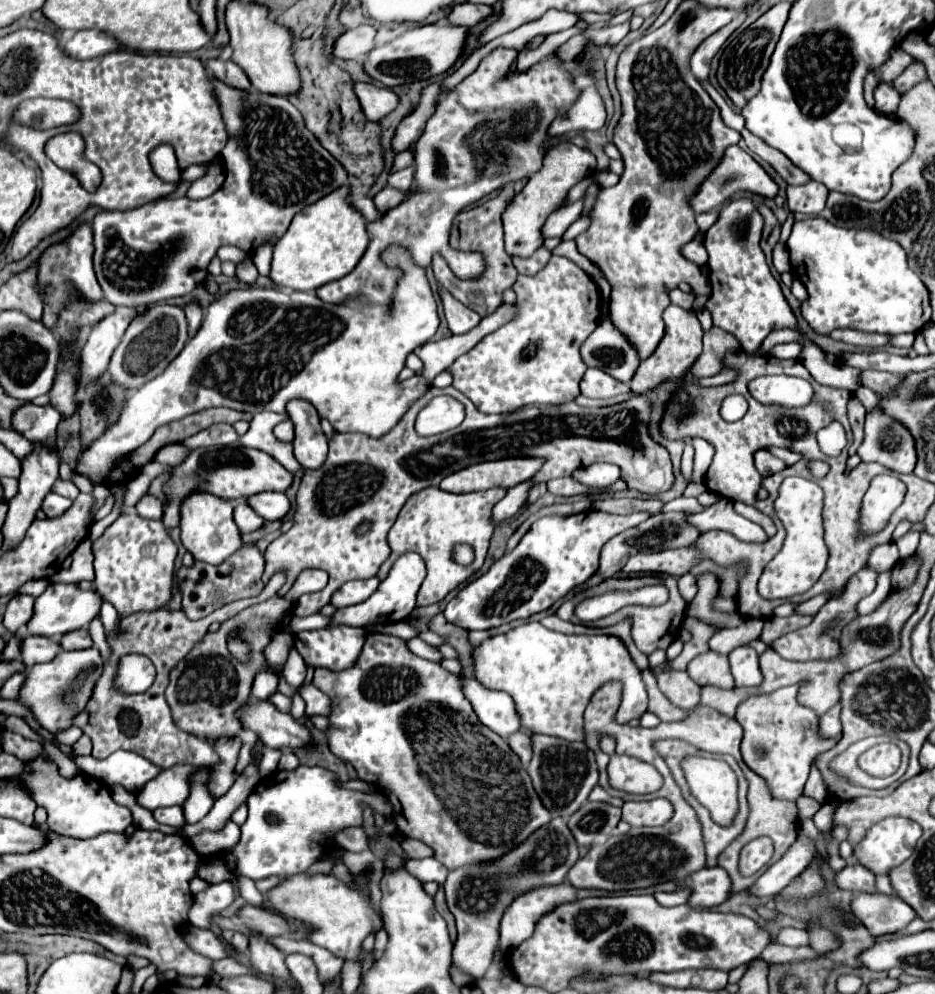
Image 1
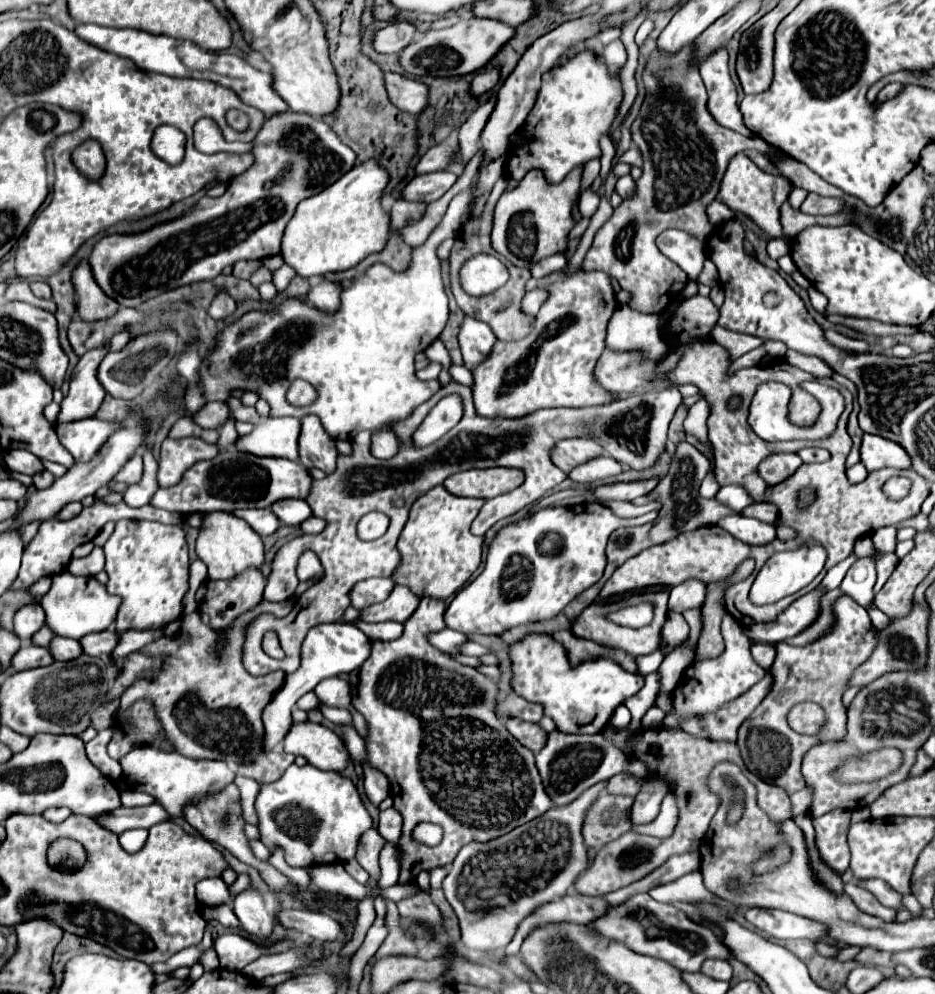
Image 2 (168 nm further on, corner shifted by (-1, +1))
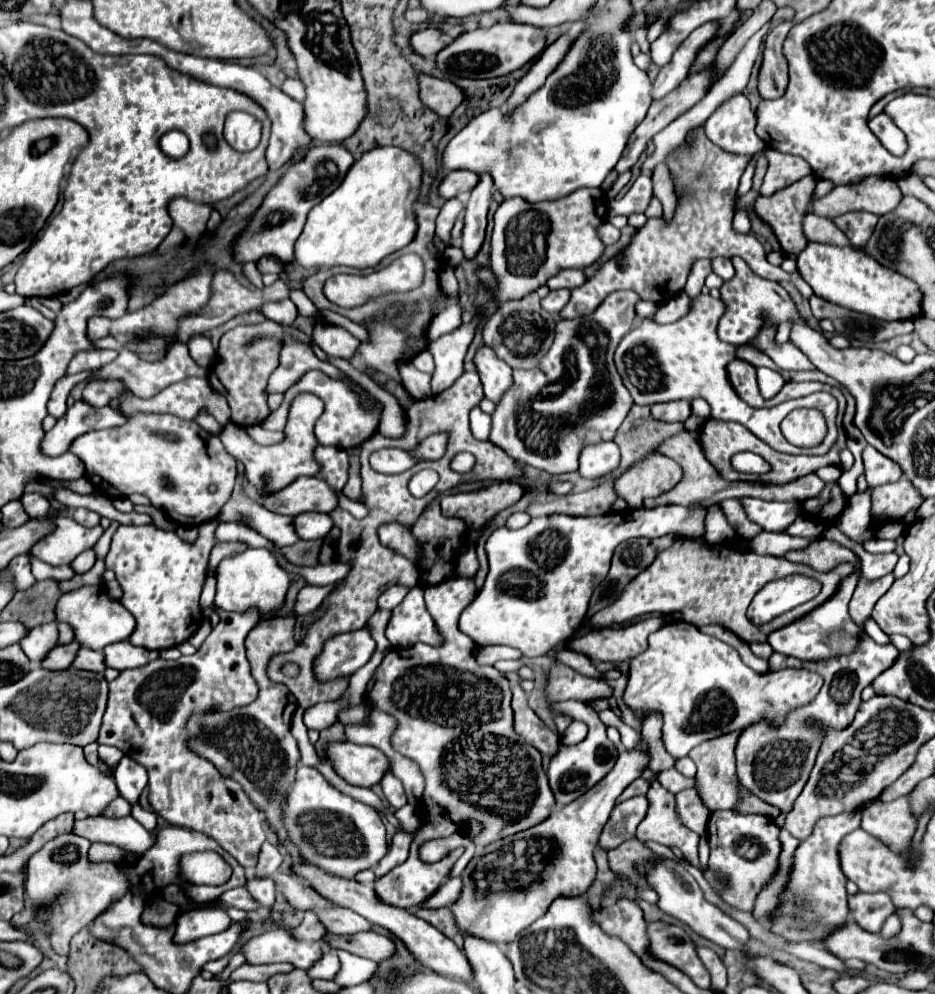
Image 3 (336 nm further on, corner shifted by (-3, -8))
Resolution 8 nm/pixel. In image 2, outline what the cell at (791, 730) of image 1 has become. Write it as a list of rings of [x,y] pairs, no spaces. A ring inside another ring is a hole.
[[[841,596],[833,604],[833,626],[819,640],[805,646],[777,644],[777,658],[773,664],[773,688],[763,698],[763,702],[753,710],[753,714],[741,724],[737,744],[741,748],[741,758],[745,766],[761,776],[769,784],[785,788],[787,794],[805,788],[805,778],[801,774],[801,760],[807,750],[821,742],[837,742],[847,734],[847,710],[841,704],[841,694],[847,690],[845,678],[867,660],[873,650],[873,638],[877,630],[863,606],[859,606],[851,596]],[[799,702],[815,702],[825,712],[825,724],[819,734],[799,734],[787,724],[789,710]]]

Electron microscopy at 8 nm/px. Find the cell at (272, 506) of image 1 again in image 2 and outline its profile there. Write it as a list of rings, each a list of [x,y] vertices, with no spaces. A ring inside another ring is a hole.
[[[305,500],[273,502],[271,512],[281,520],[281,524],[287,524],[287,526],[299,526],[305,518],[311,516],[309,504]]]

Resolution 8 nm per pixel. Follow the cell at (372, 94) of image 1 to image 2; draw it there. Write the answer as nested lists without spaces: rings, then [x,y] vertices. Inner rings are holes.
[[[383,74],[385,80],[385,90],[389,96],[389,102],[399,108],[405,110],[409,114],[419,114],[425,108],[425,94],[427,94],[427,86],[423,86],[421,82],[415,82],[411,78],[405,78],[401,74]]]

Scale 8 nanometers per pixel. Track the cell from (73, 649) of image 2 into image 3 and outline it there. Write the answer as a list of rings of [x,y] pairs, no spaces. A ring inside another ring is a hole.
[[[83,647],[83,651],[79,651],[79,655],[75,657],[73,667],[85,669],[85,671],[103,673],[103,671],[107,669],[107,665],[105,665],[105,655],[103,655],[103,651],[93,651],[93,649]]]

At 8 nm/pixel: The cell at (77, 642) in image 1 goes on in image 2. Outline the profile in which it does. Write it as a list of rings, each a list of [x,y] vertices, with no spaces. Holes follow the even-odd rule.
[[[113,630],[93,632],[93,634],[87,634],[85,638],[81,638],[79,644],[81,644],[83,652],[89,656],[107,656],[113,652],[113,648],[117,644],[117,636]]]

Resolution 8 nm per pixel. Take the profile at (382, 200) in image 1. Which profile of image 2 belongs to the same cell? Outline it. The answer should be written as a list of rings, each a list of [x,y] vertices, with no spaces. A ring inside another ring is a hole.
[[[441,170],[441,172],[429,172],[423,176],[415,176],[407,186],[401,190],[401,198],[409,202],[425,202],[431,204],[439,200],[453,184],[457,176],[451,170]]]

